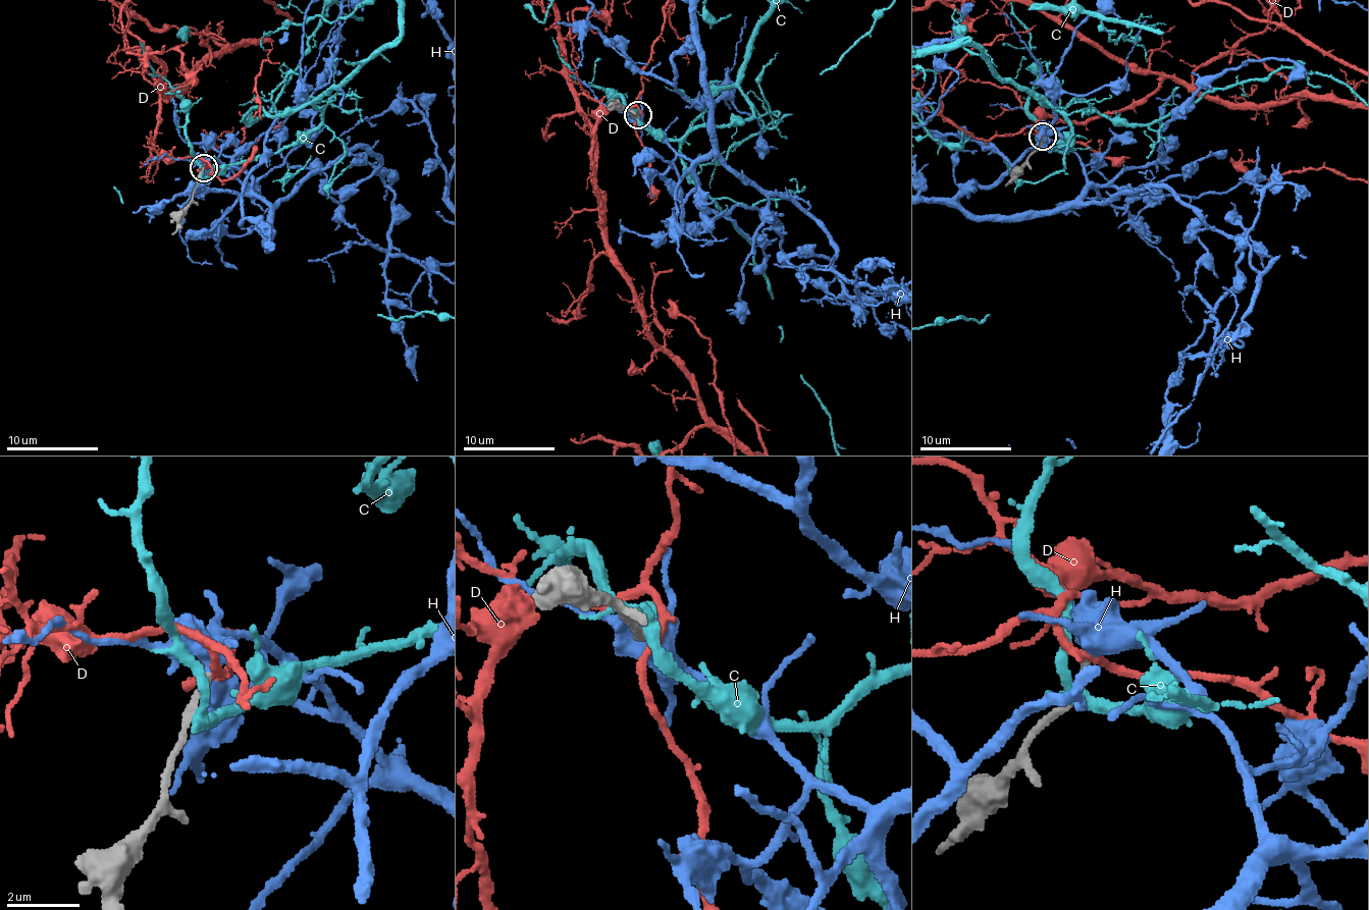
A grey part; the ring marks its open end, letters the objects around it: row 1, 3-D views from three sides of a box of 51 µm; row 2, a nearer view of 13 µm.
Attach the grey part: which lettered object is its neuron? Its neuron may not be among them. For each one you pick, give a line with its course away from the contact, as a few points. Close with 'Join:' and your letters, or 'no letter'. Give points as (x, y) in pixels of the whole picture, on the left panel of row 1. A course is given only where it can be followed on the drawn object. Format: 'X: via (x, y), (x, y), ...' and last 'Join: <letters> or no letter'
Join: H

